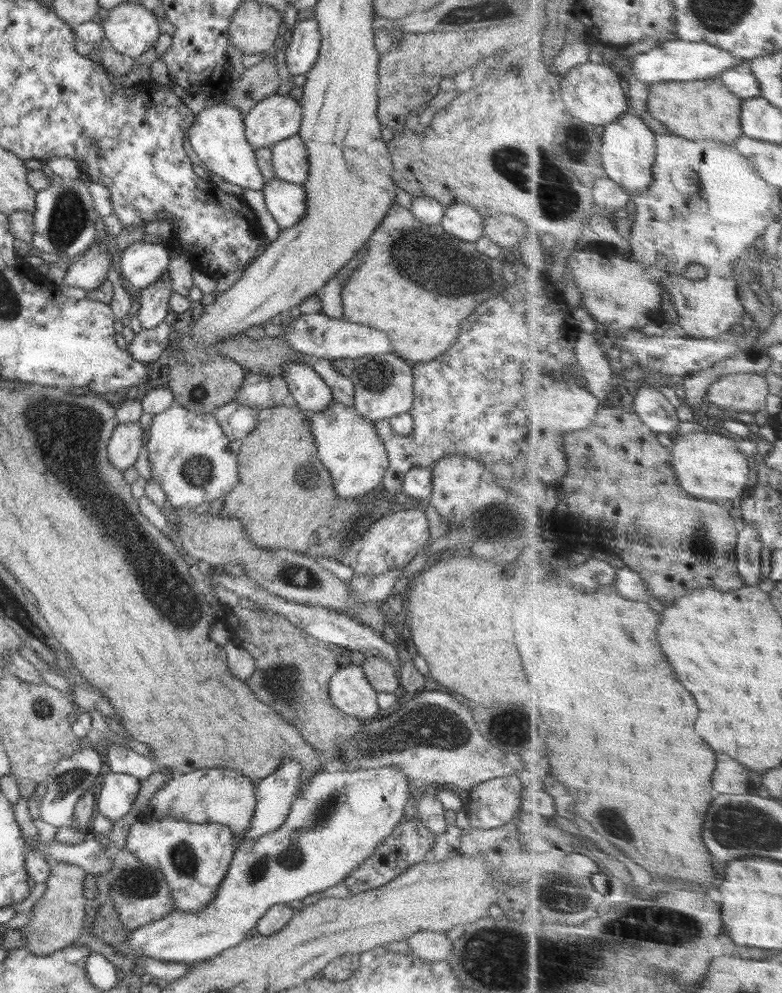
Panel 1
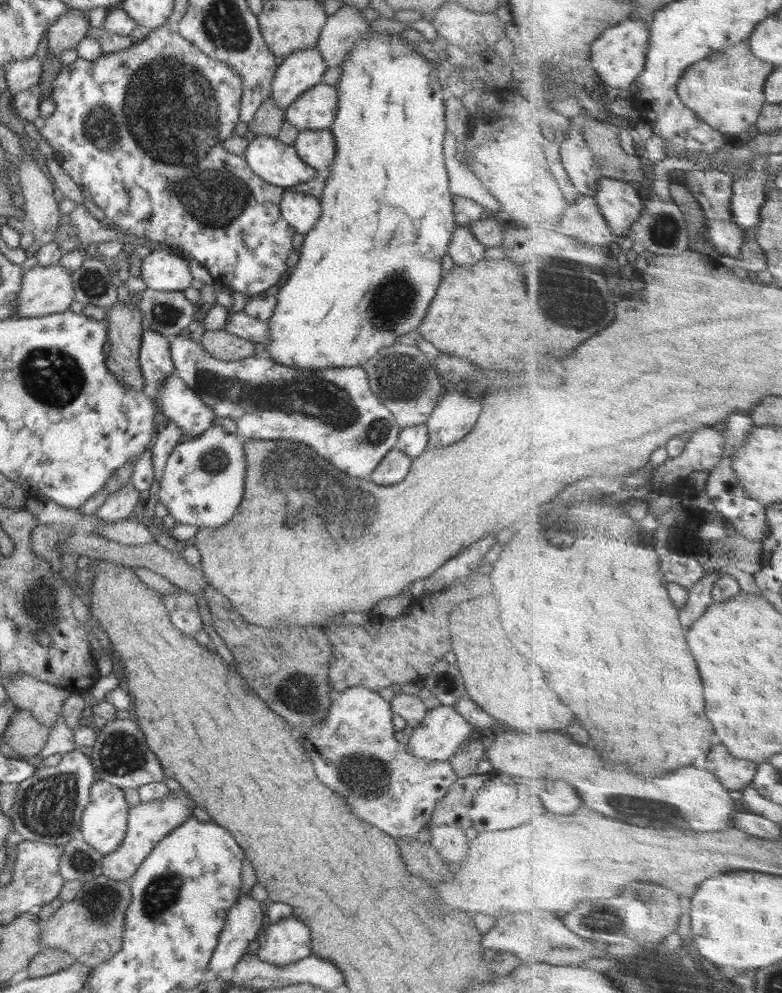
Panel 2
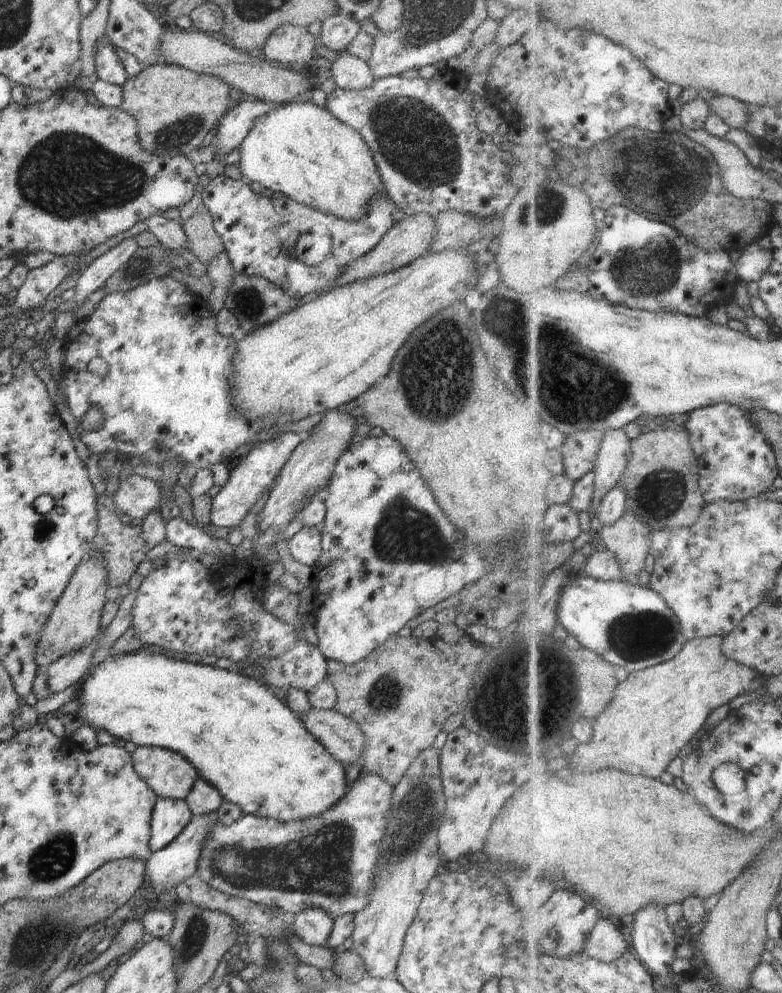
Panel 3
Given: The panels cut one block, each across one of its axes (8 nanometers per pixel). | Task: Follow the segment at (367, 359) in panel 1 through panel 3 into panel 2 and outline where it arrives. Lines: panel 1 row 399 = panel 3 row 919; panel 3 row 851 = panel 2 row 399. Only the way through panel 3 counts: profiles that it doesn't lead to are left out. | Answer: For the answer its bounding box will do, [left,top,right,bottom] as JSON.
[362,343,447,429]

